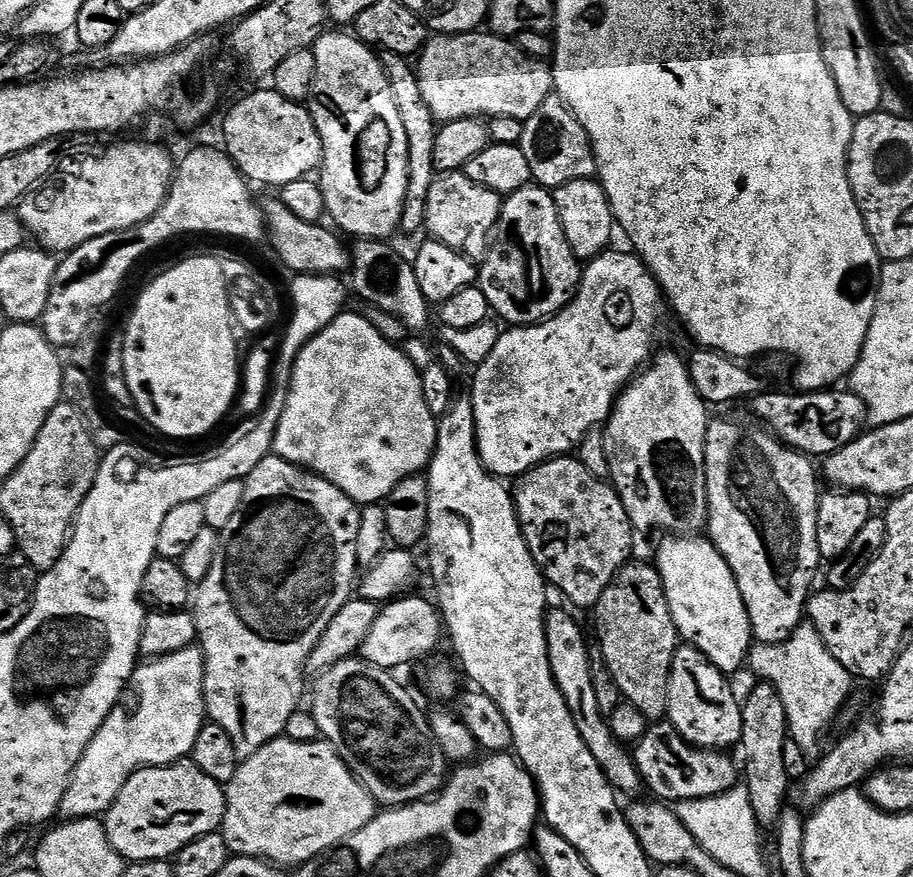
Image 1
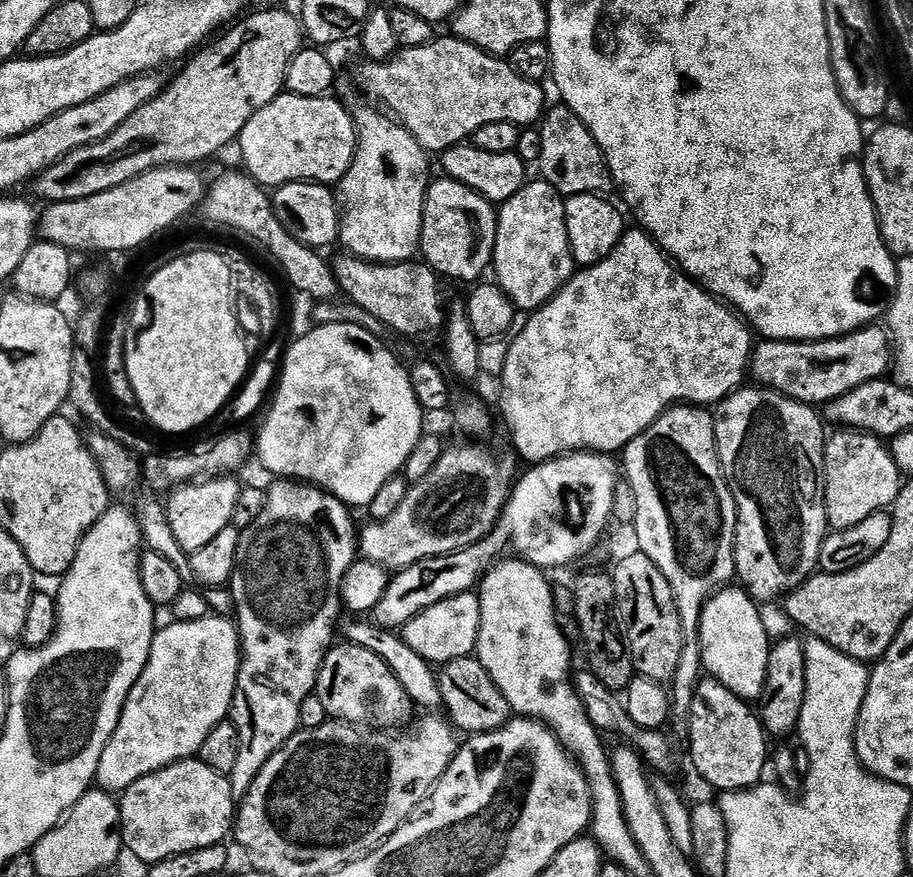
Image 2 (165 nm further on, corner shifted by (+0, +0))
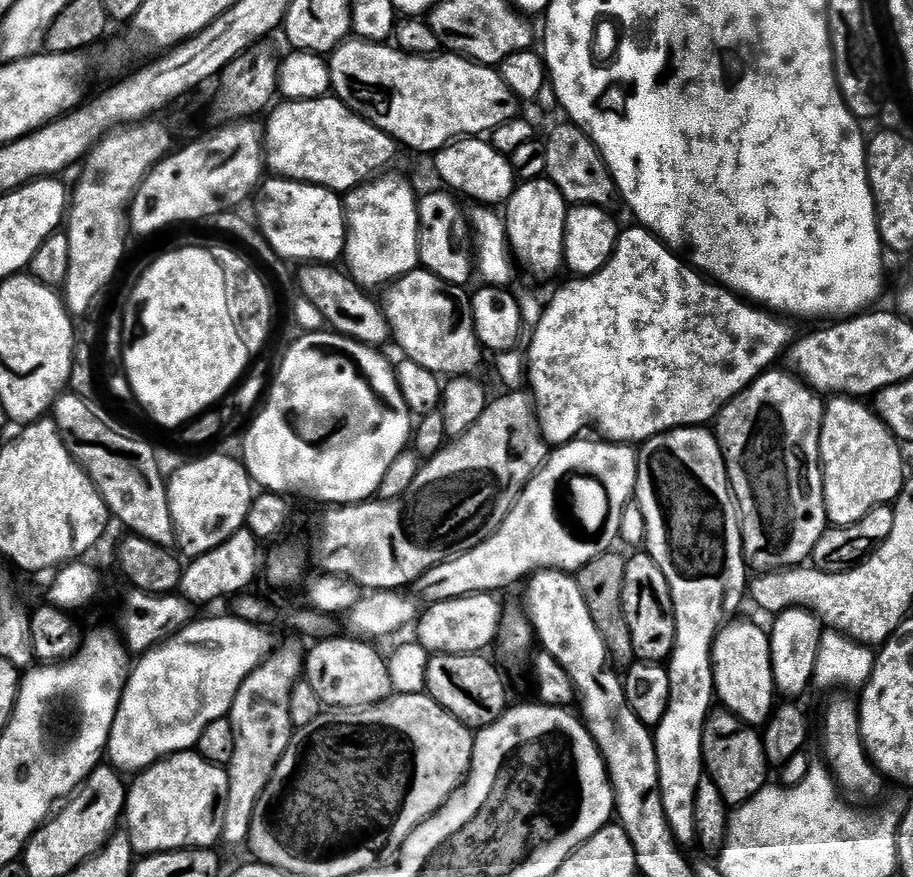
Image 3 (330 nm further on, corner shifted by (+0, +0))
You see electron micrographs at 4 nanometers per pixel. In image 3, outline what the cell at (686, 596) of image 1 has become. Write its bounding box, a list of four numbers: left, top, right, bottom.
[712,623,778,726]

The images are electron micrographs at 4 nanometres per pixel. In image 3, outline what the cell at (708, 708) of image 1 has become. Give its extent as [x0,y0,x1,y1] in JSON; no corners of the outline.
[704,710,770,806]

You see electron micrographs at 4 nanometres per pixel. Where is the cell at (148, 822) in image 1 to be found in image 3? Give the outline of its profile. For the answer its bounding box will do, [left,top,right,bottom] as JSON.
[126,750,230,853]

